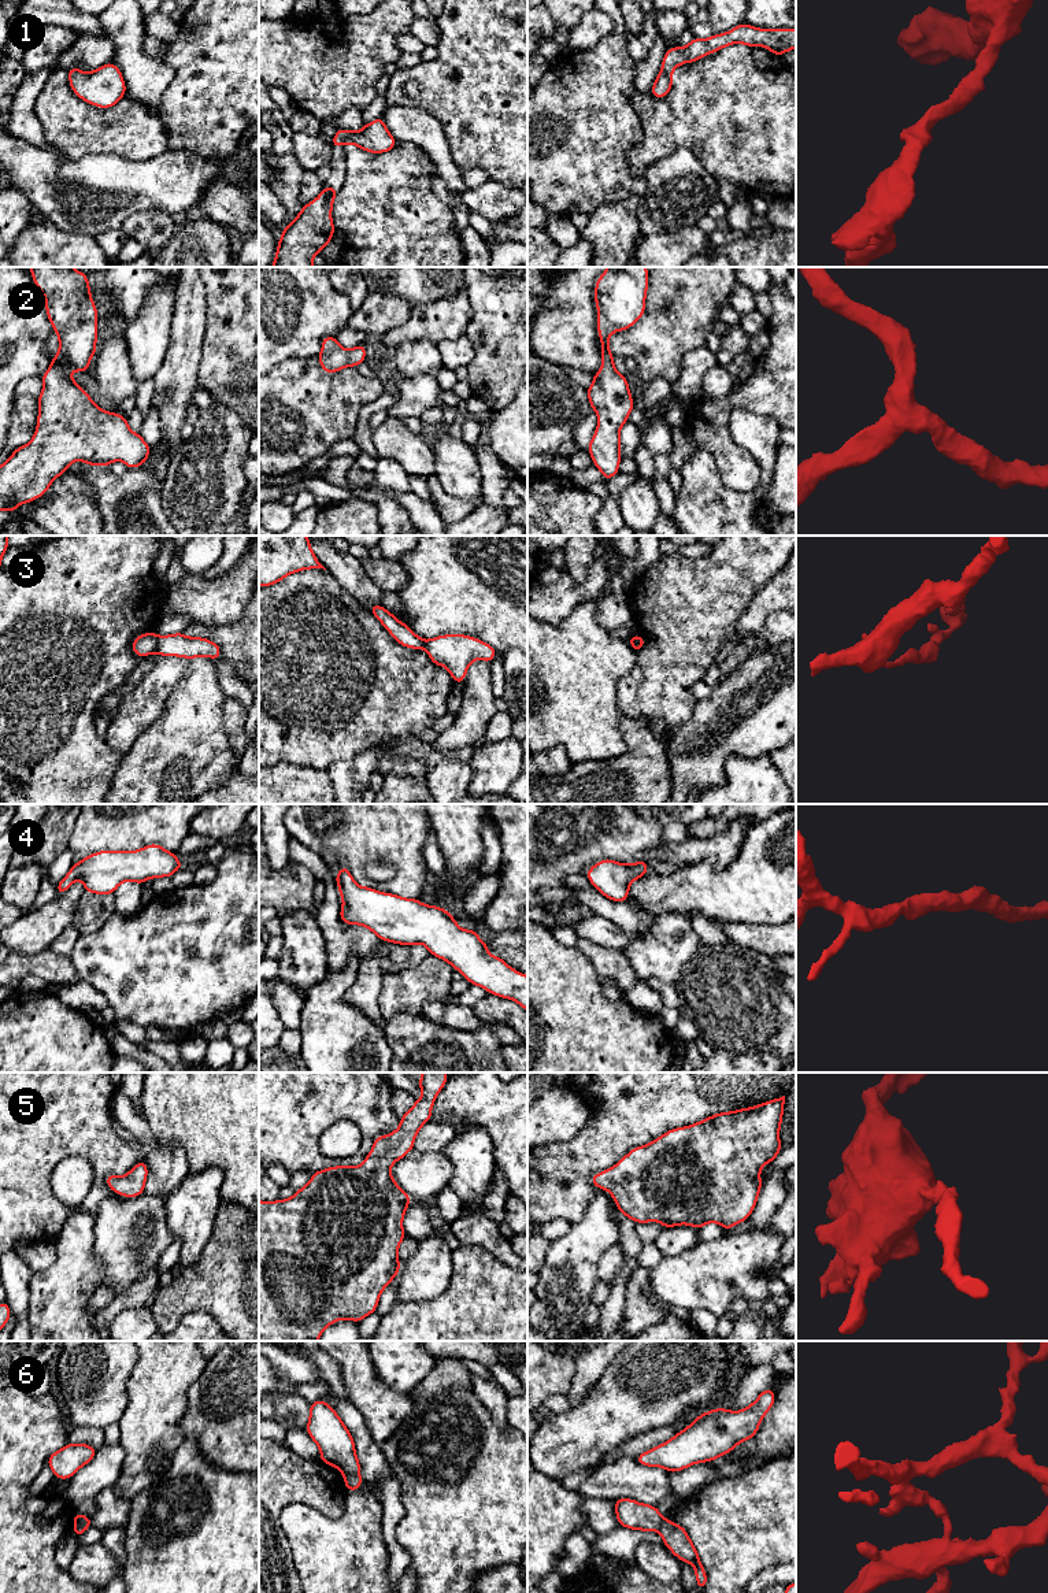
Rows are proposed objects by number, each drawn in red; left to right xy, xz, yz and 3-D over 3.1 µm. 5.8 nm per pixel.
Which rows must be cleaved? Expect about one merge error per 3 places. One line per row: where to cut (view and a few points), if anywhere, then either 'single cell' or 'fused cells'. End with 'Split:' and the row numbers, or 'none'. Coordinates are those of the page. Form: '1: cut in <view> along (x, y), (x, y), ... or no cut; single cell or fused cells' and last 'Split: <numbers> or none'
1: no cut; single cell
2: no cut; single cell
3: cut in xy along (158, 636), (155, 651); fused cells
4: no cut; single cell
5: no cut; single cell
6: cut in xy along (91, 1523), (78, 1525), (73, 1529); fused cells
Split: 3, 6

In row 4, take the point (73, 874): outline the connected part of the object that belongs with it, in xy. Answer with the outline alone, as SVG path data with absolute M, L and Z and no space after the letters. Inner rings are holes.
M158 844L138 851L99 851L77 862L56 885L56 890L60 896L81 879L85 892L112 894L125 881L142 885L149 878L173 877L182 866L175 853Z

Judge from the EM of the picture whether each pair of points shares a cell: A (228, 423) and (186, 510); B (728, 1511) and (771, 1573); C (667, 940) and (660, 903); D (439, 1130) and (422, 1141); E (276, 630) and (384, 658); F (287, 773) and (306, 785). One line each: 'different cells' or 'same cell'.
A: same cell
B: different cells
C: different cells
D: same cell
E: same cell
F: same cell

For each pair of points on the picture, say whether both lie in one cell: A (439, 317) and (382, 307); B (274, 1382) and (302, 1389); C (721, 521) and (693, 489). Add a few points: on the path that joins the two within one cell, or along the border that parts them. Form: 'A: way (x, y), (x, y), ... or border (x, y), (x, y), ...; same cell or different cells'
A: border (414, 306), (408, 318), (402, 325), (385, 332); different cells
B: border (287, 1384), (291, 1392), (299, 1393), (310, 1403); different cells
C: way (713, 512), (703, 503), (702, 497); same cell

